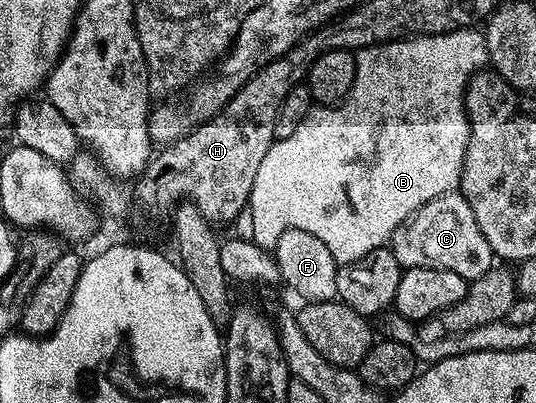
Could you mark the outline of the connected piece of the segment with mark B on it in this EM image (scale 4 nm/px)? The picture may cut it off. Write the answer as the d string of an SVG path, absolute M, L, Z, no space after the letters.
M467 27L450 33L435 32L424 36L412 36L409 40L391 40L388 44L375 44L372 48L361 49L356 56L356 78L345 100L337 106L311 108L304 122L296 126L296 131L290 137L275 140L268 154L264 154L264 162L260 162L260 170L256 170L256 182L252 182L252 194L248 205L249 239L259 244L261 248L273 250L276 242L280 242L280 234L284 234L284 230L289 228L308 230L308 234L316 234L316 238L320 238L320 242L324 242L324 246L332 250L332 258L339 266L351 264L356 262L356 258L364 258L364 254L389 245L390 237L395 230L428 202L432 202L432 198L440 198L455 191L462 183L464 154L468 150L470 137L470 123L466 117L466 83L475 72L485 69L488 64L485 35L481 31L474 31Z

